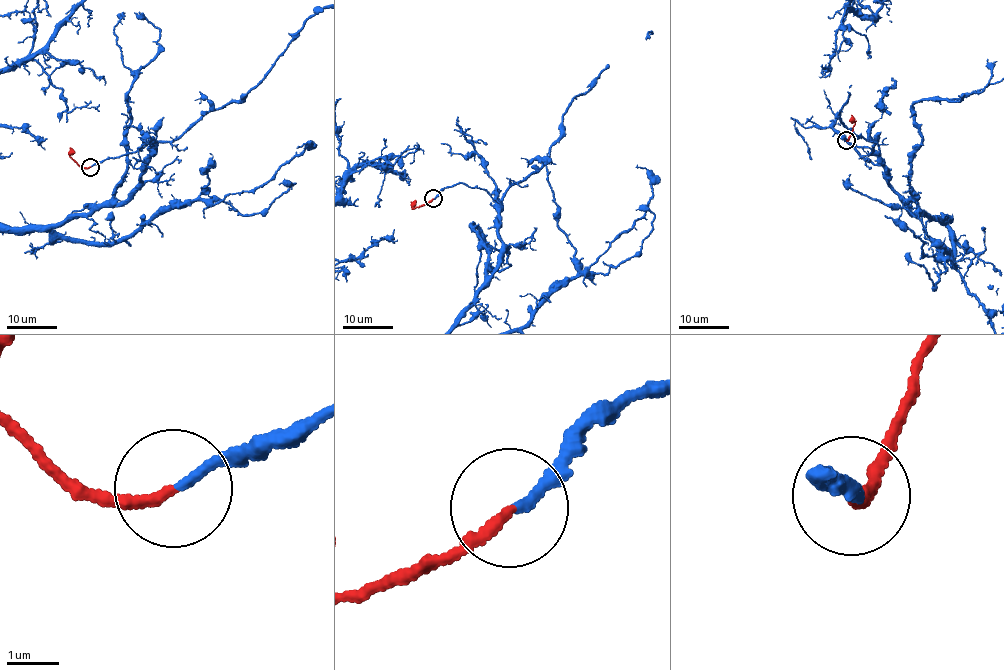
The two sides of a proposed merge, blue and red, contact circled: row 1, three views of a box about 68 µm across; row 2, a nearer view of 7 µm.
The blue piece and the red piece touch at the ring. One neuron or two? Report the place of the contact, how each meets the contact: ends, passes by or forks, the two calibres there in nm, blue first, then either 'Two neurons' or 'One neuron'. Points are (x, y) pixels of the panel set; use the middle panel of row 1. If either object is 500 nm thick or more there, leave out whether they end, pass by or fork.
Place: (433, 198). At the ring blue ends. At the ring red ends. Thickness 160 nm (blue) against 190 nm. One neuron

